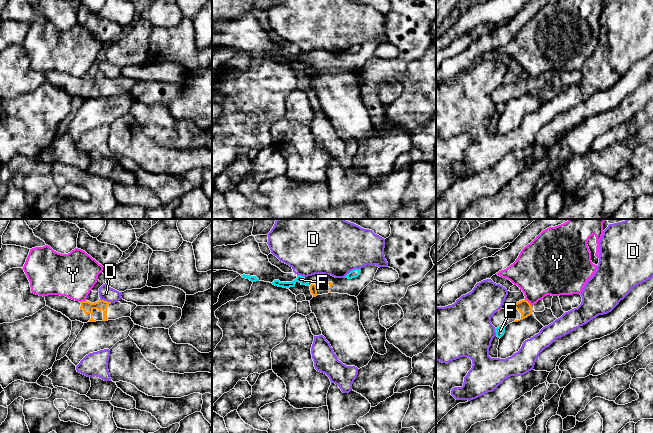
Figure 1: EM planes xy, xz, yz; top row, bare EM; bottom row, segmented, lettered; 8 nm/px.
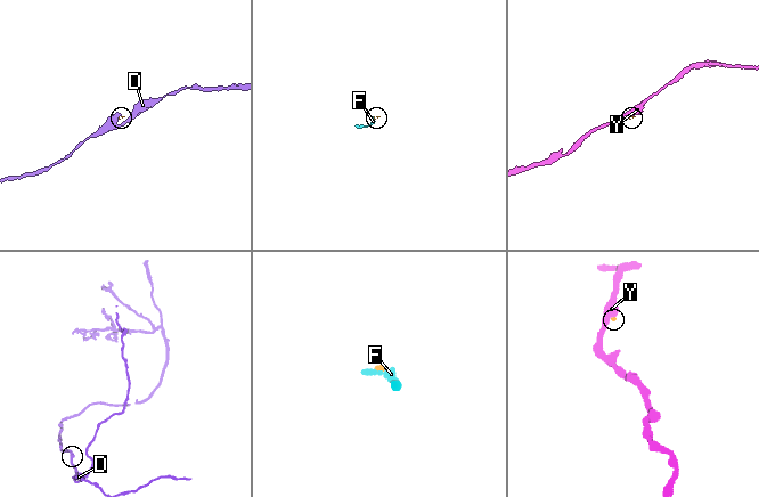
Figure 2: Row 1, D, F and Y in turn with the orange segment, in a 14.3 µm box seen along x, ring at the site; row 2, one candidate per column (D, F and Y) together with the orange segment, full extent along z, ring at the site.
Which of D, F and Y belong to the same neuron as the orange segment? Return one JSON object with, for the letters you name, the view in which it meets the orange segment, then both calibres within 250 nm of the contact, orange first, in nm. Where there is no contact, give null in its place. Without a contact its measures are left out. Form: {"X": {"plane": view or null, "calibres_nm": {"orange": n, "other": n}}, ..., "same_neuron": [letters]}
{"same_neuron": []}

